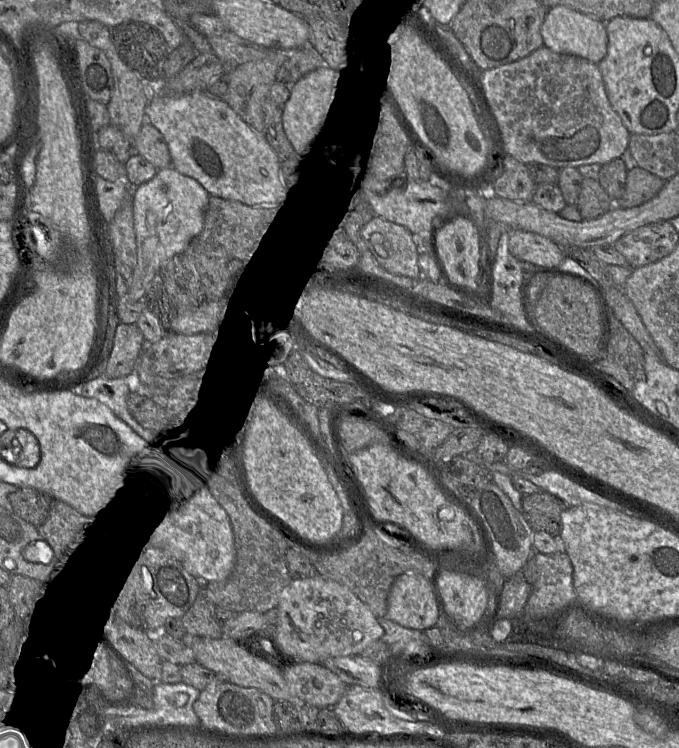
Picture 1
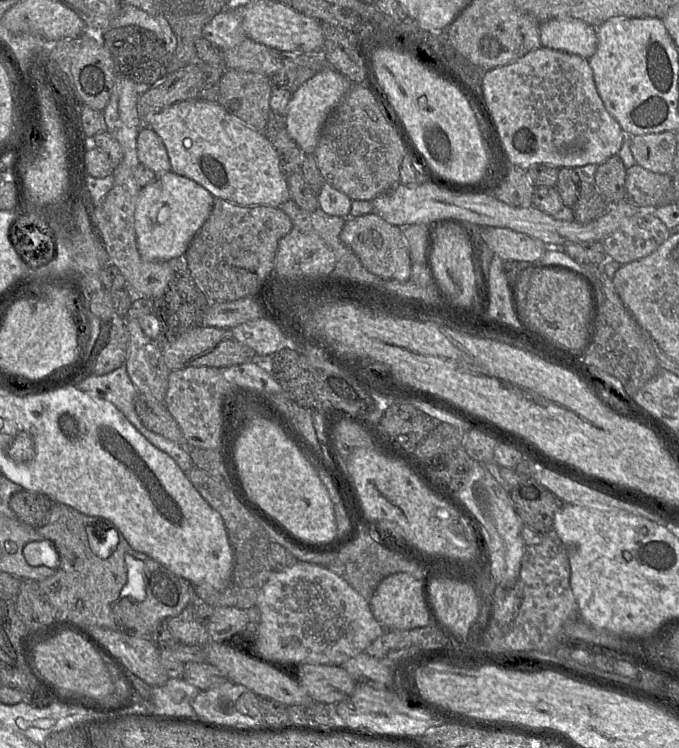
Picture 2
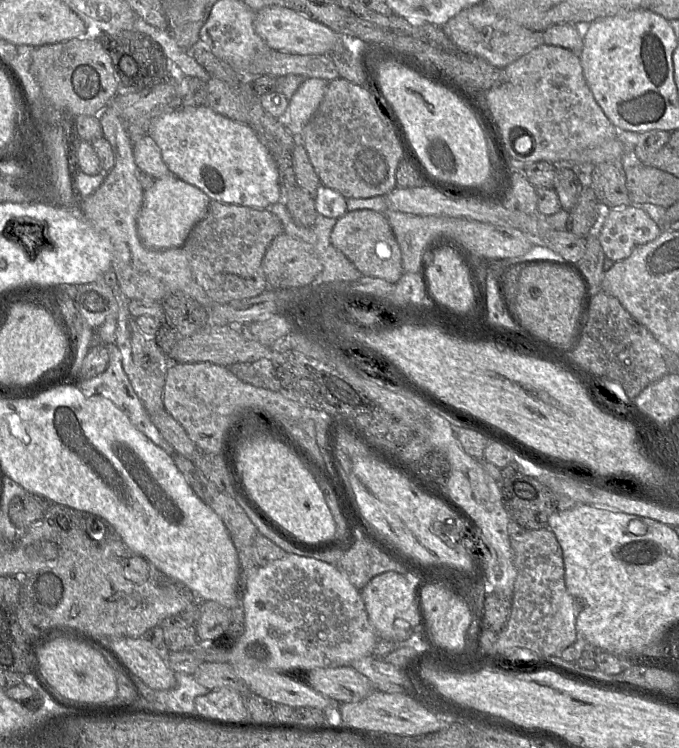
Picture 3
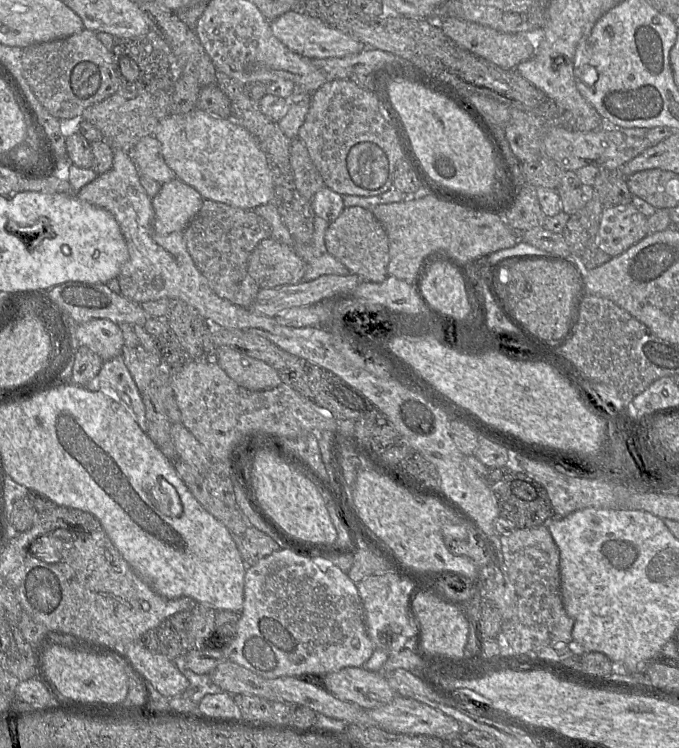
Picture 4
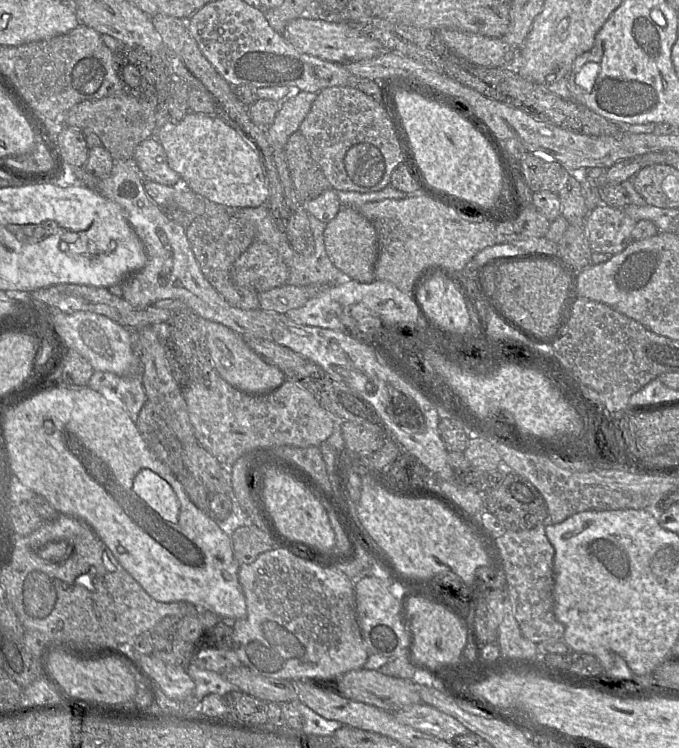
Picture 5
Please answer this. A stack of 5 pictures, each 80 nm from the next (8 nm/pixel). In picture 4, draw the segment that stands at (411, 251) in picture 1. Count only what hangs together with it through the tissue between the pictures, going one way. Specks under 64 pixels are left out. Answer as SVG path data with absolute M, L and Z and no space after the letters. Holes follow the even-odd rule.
M354 206L344 208L339 217L330 223L325 233L327 251L344 264L348 270L362 281L383 282L389 275L389 240L382 224L373 213Z

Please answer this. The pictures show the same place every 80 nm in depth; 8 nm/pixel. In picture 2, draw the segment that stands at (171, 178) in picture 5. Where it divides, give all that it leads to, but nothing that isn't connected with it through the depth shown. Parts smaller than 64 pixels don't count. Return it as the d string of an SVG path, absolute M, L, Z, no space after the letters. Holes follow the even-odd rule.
M142 126L138 132L137 156L141 164L156 174L171 170L167 150L161 138L149 126Z

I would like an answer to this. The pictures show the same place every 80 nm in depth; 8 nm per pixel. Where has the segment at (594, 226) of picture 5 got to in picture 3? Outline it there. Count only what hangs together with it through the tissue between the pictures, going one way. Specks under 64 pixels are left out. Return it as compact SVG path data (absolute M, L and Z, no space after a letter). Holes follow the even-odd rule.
M629 204L605 209L599 222L599 241L607 258L617 262L630 256L634 248L657 238L663 228L640 207Z

